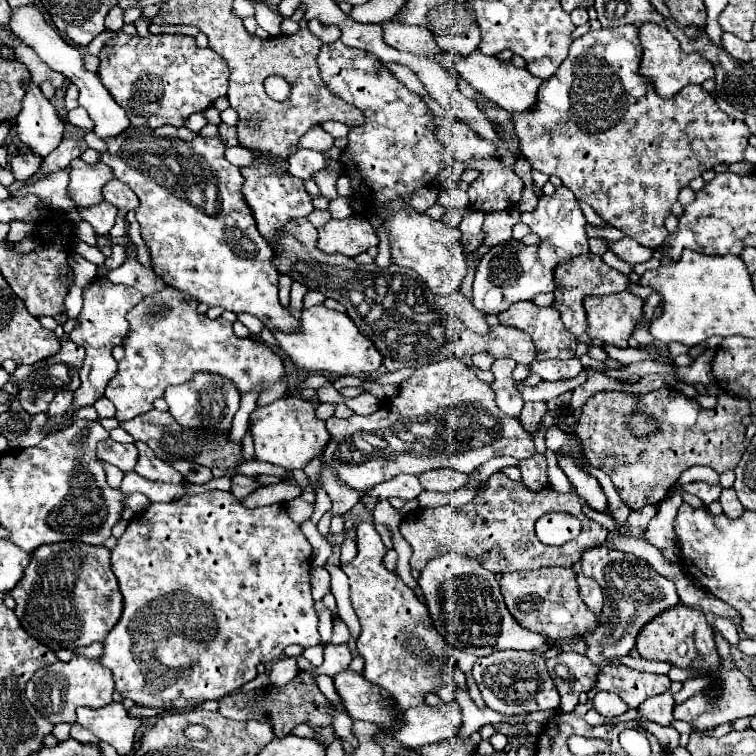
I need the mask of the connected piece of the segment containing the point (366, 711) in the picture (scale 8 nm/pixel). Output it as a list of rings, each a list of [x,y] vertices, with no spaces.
[[[344,670],[334,676],[334,686],[350,718],[376,722],[378,726],[384,726],[384,734],[390,736],[392,730],[396,730],[396,726],[404,722],[402,714],[400,718],[392,718],[394,710],[392,710],[392,698],[388,698],[388,690],[368,682],[362,674]]]

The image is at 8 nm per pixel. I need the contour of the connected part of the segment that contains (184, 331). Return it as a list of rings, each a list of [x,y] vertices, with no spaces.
[[[166,286],[166,290],[146,296],[142,302],[138,302],[126,314],[130,330],[122,342],[124,358],[118,362],[116,378],[110,380],[110,384],[106,388],[106,398],[116,406],[116,418],[120,422],[152,410],[152,402],[164,394],[166,386],[188,382],[194,376],[194,372],[220,374],[220,376],[232,380],[232,384],[242,394],[248,392],[256,384],[260,384],[262,388],[268,388],[284,378],[286,372],[284,372],[284,366],[282,366],[282,360],[278,354],[274,354],[268,346],[264,346],[262,342],[258,342],[254,338],[238,338],[232,332],[232,324],[226,318],[220,316],[216,320],[210,320],[206,314],[198,314],[196,306],[198,306],[196,300],[188,298],[186,294],[180,294],[180,290],[176,290],[172,286]]]

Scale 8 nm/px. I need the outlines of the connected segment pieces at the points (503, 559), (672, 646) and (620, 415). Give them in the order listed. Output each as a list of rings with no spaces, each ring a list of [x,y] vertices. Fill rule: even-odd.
[[[504,472],[492,474],[478,490],[476,498],[460,508],[440,506],[408,514],[400,524],[400,532],[414,550],[410,558],[412,570],[422,570],[428,560],[450,552],[452,542],[456,542],[456,554],[478,560],[492,574],[536,570],[544,566],[572,566],[580,560],[584,550],[602,546],[608,538],[608,530],[602,524],[592,522],[582,514],[578,494],[560,494],[548,486],[540,492],[532,492],[522,482],[510,480]],[[548,512],[568,513],[578,518],[582,529],[579,536],[562,546],[546,546],[538,542],[534,524]]]
[[[678,604],[664,612],[662,616],[654,618],[636,638],[636,650],[646,660],[660,660],[670,662],[676,668],[690,670],[694,678],[710,678],[710,684],[706,690],[716,692],[720,688],[720,654],[716,652],[716,644],[712,640],[712,628],[706,622],[706,616],[694,608],[688,608],[684,604]]]
[[[674,388],[652,390],[644,398],[632,398],[632,394],[624,392],[596,392],[582,406],[576,436],[588,462],[610,476],[620,498],[632,510],[640,510],[646,504],[662,502],[680,474],[692,466],[708,466],[718,474],[734,470],[744,452],[746,428],[742,426],[742,418],[746,414],[750,414],[748,400],[728,392],[718,396],[718,406],[712,410],[700,408],[700,404]],[[636,410],[656,418],[660,422],[660,434],[652,434],[650,438],[630,434],[624,428],[624,420]]]

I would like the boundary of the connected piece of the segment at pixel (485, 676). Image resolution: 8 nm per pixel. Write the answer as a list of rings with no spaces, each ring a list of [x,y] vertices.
[[[514,650],[496,652],[478,658],[474,662],[472,676],[482,692],[486,706],[504,716],[514,716],[532,710],[556,710],[560,706],[560,694],[554,686],[554,680],[548,676],[544,658],[540,654],[514,652]]]

